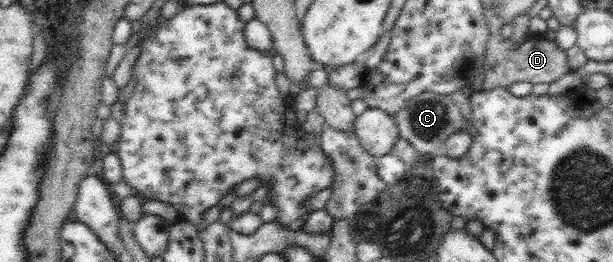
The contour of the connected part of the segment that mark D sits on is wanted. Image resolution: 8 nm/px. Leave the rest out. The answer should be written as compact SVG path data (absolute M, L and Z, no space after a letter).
M495 21L489 23L491 38L487 40L486 57L484 63L483 90L494 90L495 87L509 88L517 81L530 81L532 84L553 83L559 81L570 70L567 67L567 54L561 50L555 39L548 33L530 33L522 44L517 45L511 39L504 39L501 29L495 25Z

